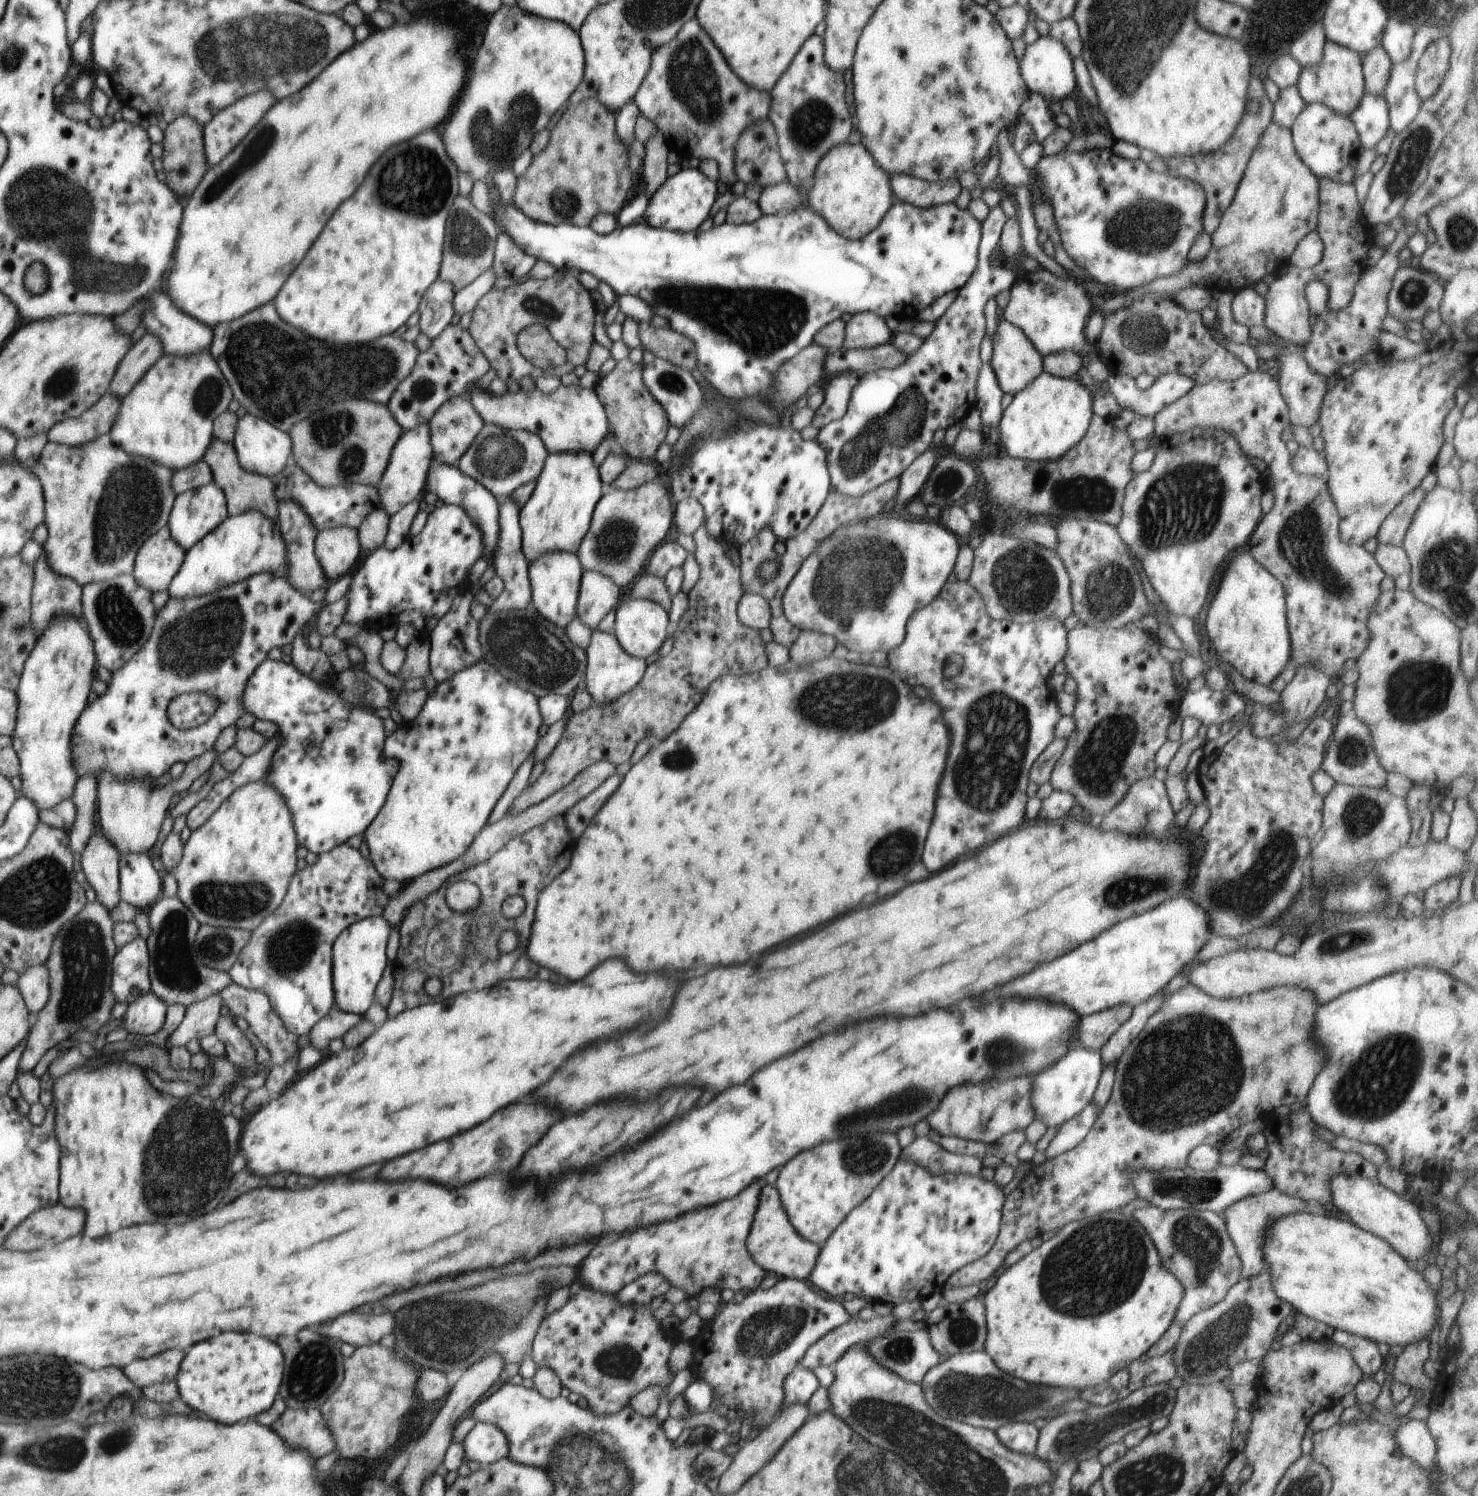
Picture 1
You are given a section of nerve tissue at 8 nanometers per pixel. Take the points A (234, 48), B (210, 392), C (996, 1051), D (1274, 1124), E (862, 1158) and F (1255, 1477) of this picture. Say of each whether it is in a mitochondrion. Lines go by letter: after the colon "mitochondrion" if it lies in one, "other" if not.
A: mitochondrion
B: mitochondrion
C: mitochondrion
D: other
E: mitochondrion
F: other

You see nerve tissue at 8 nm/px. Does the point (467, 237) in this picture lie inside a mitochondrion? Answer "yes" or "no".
yes

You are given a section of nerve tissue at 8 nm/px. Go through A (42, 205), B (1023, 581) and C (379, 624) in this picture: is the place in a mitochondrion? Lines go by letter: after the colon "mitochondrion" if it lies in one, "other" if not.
A: mitochondrion
B: mitochondrion
C: other

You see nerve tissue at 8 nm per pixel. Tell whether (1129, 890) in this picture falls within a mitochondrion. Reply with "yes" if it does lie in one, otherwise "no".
yes

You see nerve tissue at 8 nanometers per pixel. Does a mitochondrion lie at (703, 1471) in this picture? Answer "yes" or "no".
no

